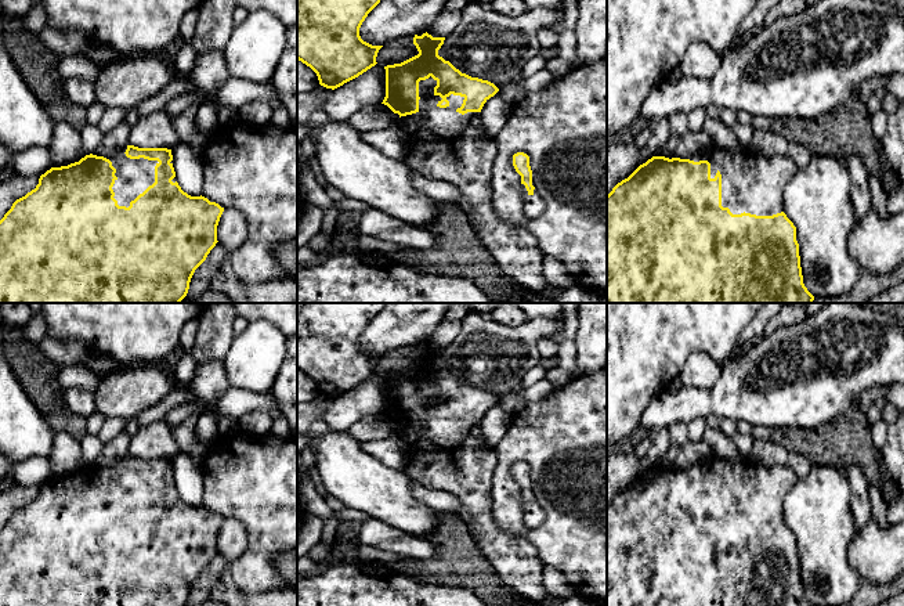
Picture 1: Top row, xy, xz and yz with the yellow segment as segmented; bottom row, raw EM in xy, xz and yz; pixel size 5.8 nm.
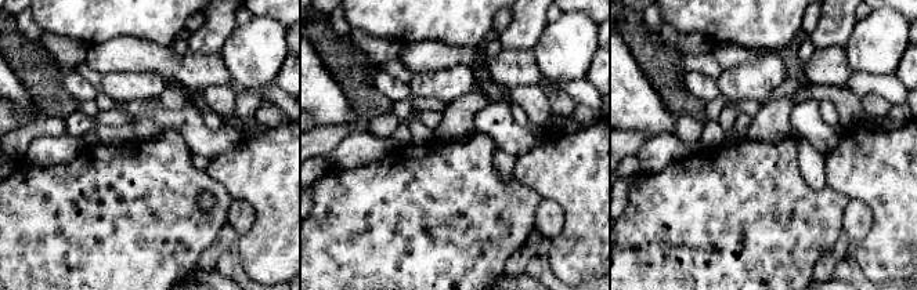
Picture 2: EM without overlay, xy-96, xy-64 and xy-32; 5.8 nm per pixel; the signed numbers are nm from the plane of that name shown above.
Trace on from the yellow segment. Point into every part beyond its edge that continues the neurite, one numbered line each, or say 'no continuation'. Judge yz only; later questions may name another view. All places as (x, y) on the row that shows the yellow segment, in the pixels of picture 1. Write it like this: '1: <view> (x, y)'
1: yz (751, 181)

